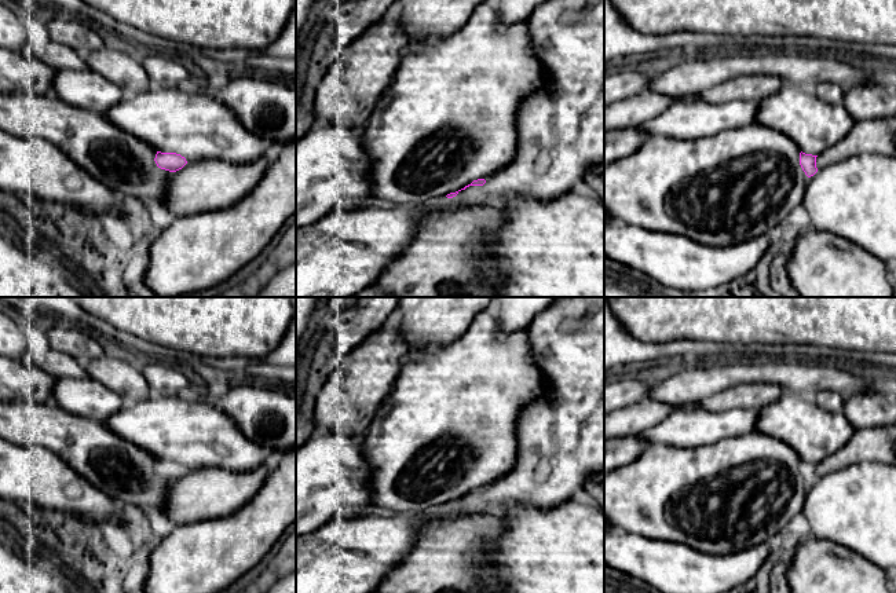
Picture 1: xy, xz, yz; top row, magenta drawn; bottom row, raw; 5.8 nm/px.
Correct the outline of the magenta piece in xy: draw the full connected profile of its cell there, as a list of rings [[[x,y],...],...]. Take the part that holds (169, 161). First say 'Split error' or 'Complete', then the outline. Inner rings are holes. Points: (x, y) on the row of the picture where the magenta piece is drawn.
Split error. [[[197,87],[150,88],[124,98],[103,116],[124,132],[154,147],[157,166],[169,172],[182,169],[189,161],[201,160],[246,165],[266,157],[274,144],[270,139],[249,132],[228,106]]]

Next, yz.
Split error. [[[789,84],[758,103],[756,122],[785,133],[800,147],[800,165],[808,177],[818,172],[816,157],[855,125],[842,102],[830,105],[812,91]]]

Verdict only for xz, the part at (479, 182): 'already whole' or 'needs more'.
needs more

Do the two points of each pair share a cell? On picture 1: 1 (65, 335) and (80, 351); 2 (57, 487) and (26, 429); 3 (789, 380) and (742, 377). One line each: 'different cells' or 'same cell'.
1: same cell
2: different cells
3: same cell

